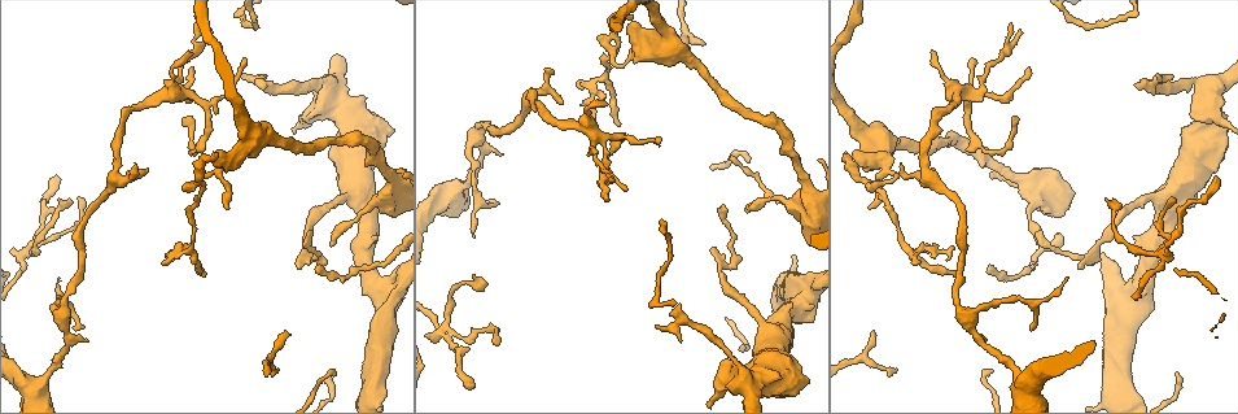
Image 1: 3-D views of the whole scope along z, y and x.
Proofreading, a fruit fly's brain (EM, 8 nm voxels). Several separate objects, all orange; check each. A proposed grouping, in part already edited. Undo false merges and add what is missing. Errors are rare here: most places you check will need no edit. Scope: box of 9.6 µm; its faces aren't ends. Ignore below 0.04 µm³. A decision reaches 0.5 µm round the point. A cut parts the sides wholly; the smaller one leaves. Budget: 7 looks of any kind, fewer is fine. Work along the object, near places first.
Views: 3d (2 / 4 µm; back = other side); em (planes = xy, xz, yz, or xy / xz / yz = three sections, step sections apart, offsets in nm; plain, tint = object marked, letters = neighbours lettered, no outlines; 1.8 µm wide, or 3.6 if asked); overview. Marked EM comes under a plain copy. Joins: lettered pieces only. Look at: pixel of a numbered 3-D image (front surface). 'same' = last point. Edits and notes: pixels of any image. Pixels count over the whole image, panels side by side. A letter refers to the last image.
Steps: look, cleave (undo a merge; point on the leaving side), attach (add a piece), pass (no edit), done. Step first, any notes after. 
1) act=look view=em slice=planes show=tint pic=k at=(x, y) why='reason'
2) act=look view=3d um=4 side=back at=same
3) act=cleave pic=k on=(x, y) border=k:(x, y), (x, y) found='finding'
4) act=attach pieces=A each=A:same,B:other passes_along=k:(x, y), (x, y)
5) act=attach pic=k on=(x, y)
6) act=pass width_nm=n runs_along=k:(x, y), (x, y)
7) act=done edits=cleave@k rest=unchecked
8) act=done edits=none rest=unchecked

act=look view=em um=3.6 slice=yz step=4 show=letters pic=1 at=(803, 206)

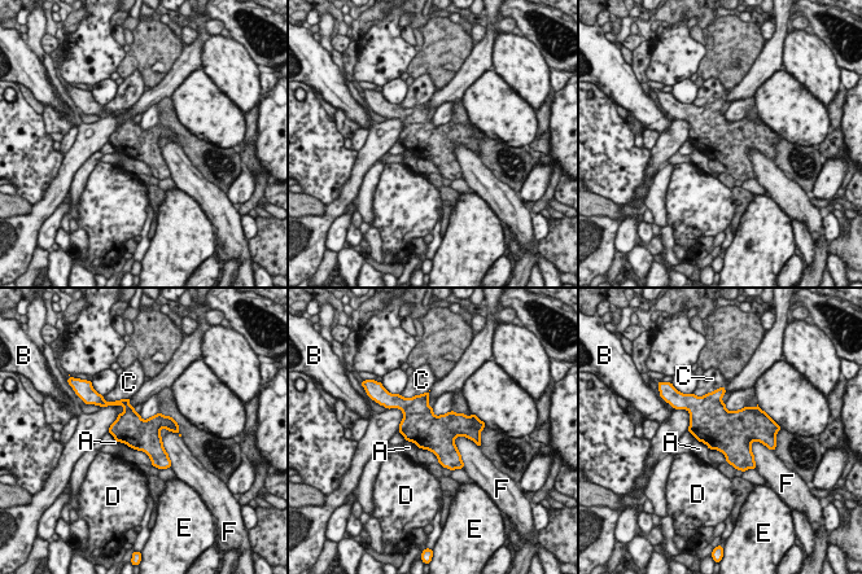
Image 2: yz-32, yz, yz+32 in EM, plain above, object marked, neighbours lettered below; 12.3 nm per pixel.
act=pass each=A:other,B:other,C:other,D:other,E:other,F:other border=2:(161, 428), (162, 446), (171, 467) found='one neuron here'

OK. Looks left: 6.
act=look view=3d um=4 pic=1 at=(619, 126) why='free end'

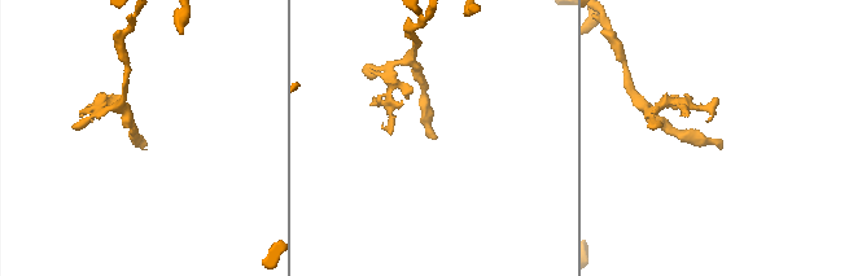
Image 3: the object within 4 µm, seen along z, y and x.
act=look view=em slice=xy step=16 show=tint pic=3 at=(719, 141) why='shape alone is not enough'

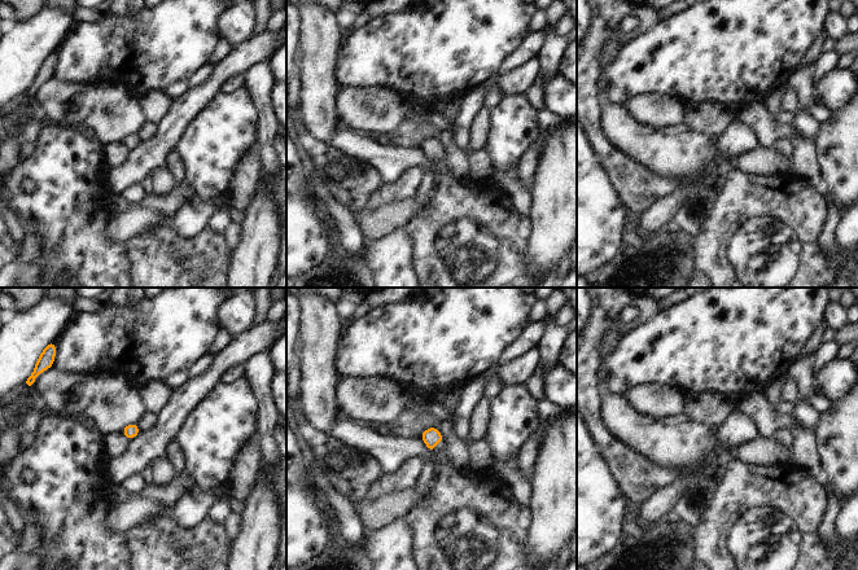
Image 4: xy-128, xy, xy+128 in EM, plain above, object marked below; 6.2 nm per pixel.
act=look view=em slice=planes show=letters at=same

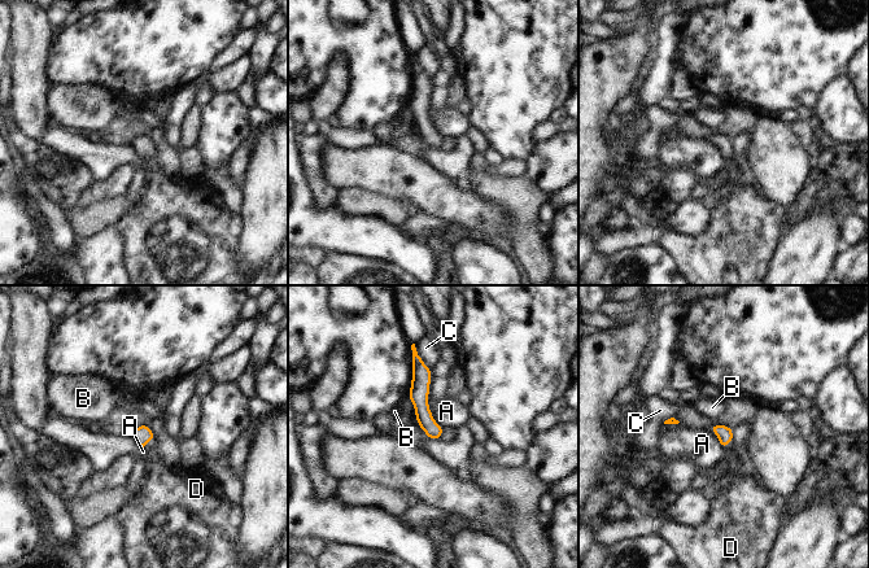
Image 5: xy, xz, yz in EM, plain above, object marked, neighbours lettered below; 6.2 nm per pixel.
act=attach pic=5 on=(160, 480) width_nm=100 each=A:other,B:other,C:other,D:same found='the neuron continues'

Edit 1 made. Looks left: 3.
act=look view=overview why='see it whole again'

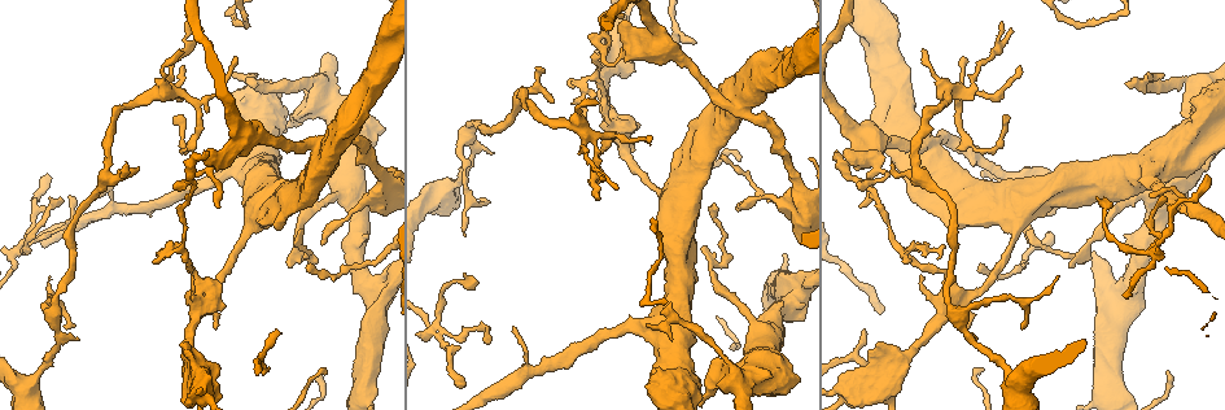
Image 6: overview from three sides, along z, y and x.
act=look view=em slice=xz step=8 show=tint pic=6 at=(233, 75) why='branch stops here'

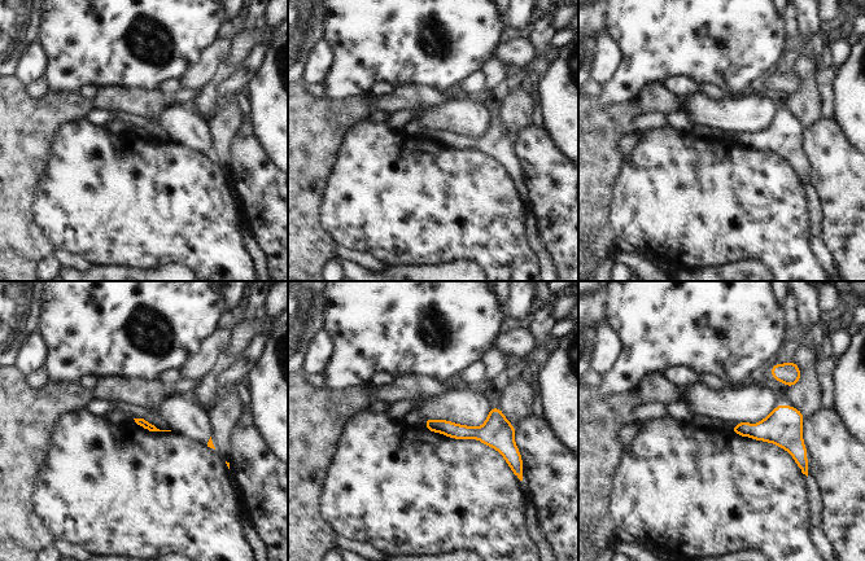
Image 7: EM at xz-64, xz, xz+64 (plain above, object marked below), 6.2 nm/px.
act=look view=em slice=planes show=letters at=same why='another direction'

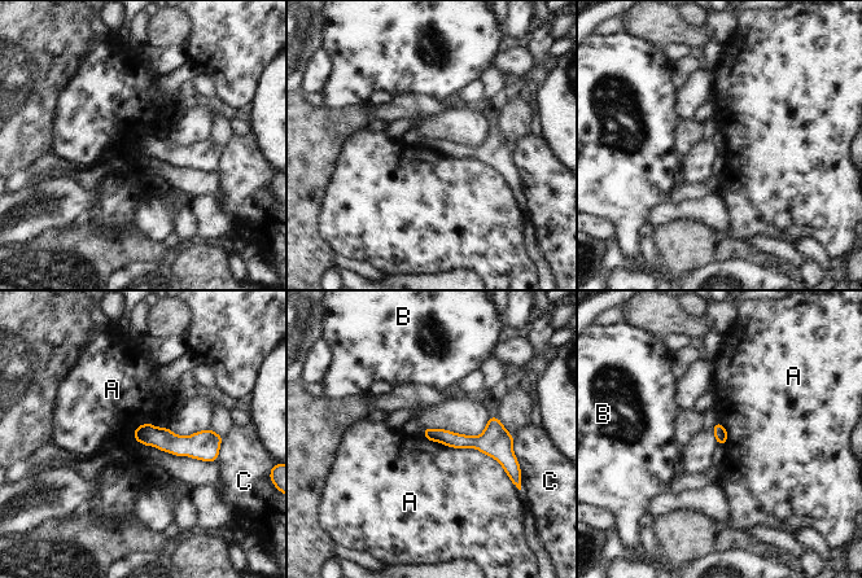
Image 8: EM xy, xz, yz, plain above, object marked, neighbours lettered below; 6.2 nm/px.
act=pass longest_contact=A:600nm each=A:other,B:other,C:other runs_along=8:(427, 432), (456, 441), (510, 442) found='none of them fits'

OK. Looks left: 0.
act=done edits=attach@5 rest=unchecked

